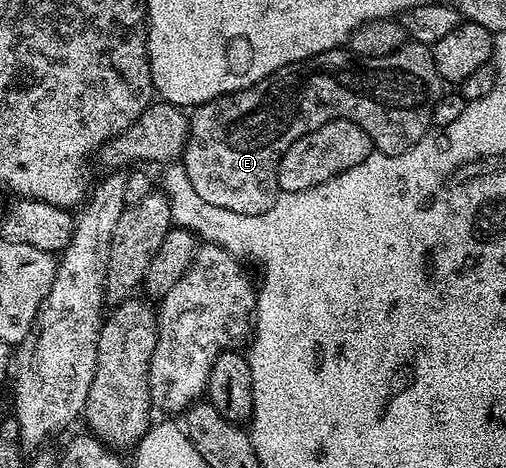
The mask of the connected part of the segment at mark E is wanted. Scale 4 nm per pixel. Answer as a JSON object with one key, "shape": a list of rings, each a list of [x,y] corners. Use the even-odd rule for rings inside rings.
{"shape":[[[405,42],[401,48],[397,48],[395,52],[382,58],[353,56],[351,51],[345,50],[343,47],[331,48],[330,51],[312,56],[308,60],[297,60],[294,64],[279,68],[274,74],[270,74],[262,82],[253,84],[250,88],[232,92],[229,96],[221,96],[219,100],[211,100],[208,104],[199,105],[190,116],[188,144],[184,147],[182,163],[190,178],[190,184],[194,186],[194,190],[198,190],[198,195],[205,202],[210,202],[210,206],[222,206],[222,210],[234,210],[234,214],[246,214],[247,216],[262,214],[266,210],[270,210],[270,206],[274,206],[277,196],[281,193],[278,186],[278,162],[295,140],[302,138],[310,130],[318,130],[318,126],[331,120],[349,120],[362,126],[362,130],[366,130],[366,134],[372,139],[375,151],[385,152],[387,156],[397,156],[414,147],[423,136],[429,135],[430,129],[433,127],[432,115],[435,104],[439,102],[442,95],[440,87],[442,87],[442,81],[432,57],[432,48],[429,45]]]}

